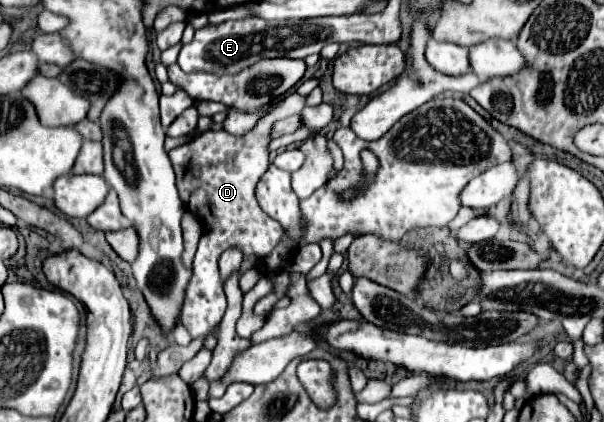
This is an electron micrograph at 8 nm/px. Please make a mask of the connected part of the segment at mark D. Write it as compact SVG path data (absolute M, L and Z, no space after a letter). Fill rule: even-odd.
M291 93L283 103L269 111L249 133L237 137L227 131L205 131L181 147L169 151L173 169L177 173L177 191L187 211L191 211L203 225L197 255L193 261L193 277L185 289L185 307L181 309L181 321L193 339L207 337L221 321L227 301L219 279L217 261L223 251L239 249L243 255L265 257L283 237L279 221L261 211L255 199L255 185L269 169L269 143L273 123L289 115L301 113L305 99Z

